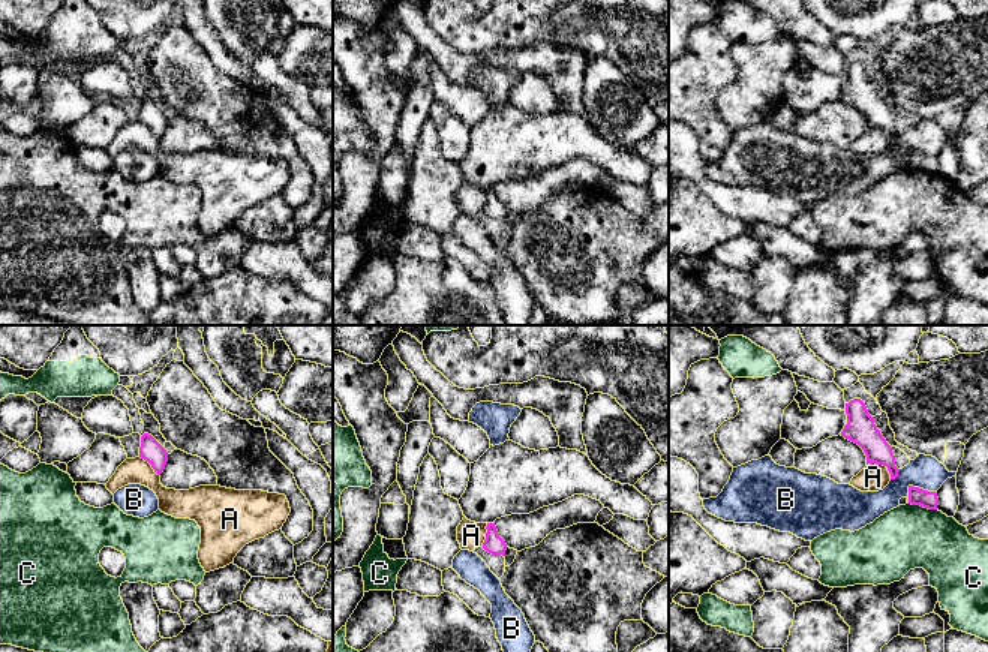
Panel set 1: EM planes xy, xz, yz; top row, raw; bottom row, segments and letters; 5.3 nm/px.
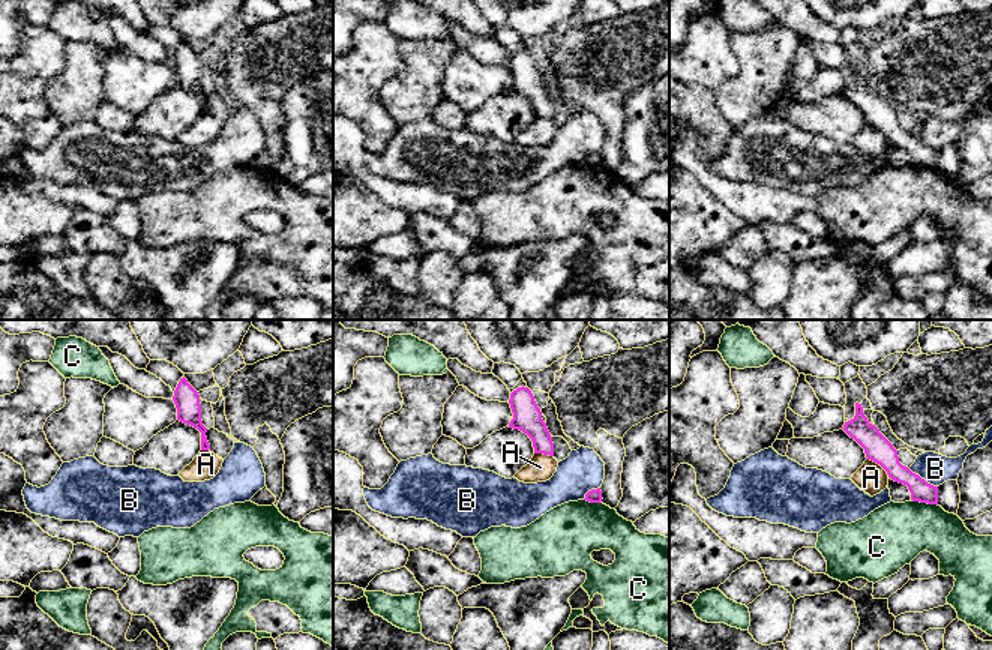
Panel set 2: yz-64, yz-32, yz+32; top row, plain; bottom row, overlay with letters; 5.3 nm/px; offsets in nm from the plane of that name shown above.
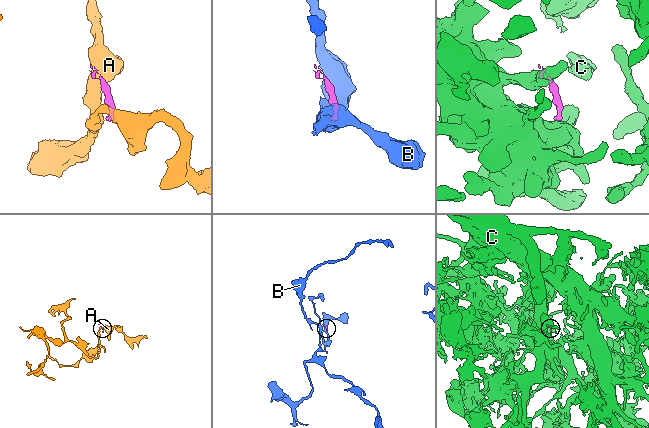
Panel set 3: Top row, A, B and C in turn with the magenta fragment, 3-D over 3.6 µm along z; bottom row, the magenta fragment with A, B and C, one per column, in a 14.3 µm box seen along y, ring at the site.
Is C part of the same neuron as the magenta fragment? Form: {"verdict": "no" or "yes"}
{"verdict": "no"}

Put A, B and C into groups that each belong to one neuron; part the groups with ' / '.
A / B / C

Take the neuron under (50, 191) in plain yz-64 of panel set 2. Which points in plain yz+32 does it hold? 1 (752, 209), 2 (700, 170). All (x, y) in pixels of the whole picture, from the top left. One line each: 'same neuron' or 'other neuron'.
1: same neuron
2: same neuron

